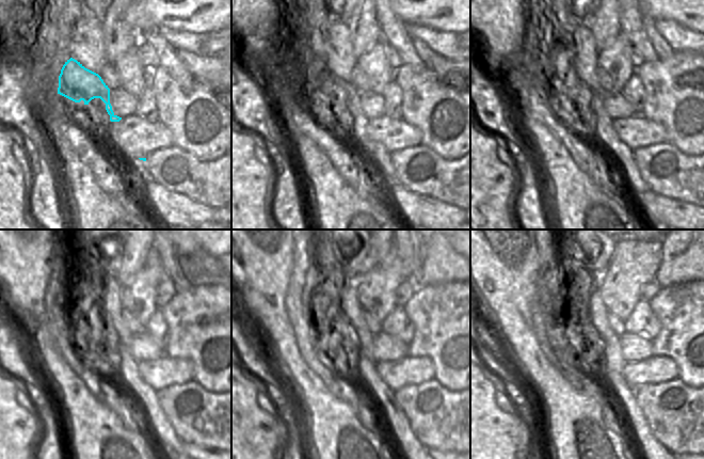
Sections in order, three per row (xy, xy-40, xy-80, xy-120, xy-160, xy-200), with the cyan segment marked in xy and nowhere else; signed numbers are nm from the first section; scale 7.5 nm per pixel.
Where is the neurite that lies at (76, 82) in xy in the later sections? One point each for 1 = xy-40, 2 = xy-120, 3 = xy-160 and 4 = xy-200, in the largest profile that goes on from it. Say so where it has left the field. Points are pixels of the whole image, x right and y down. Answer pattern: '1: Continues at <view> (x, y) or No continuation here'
1: Continues at xy-40 (334, 90)
2: Continues at xy-120 (124, 366)
3: Continues at xy-160 (365, 369)
4: Continues at xy-200 (624, 395).

